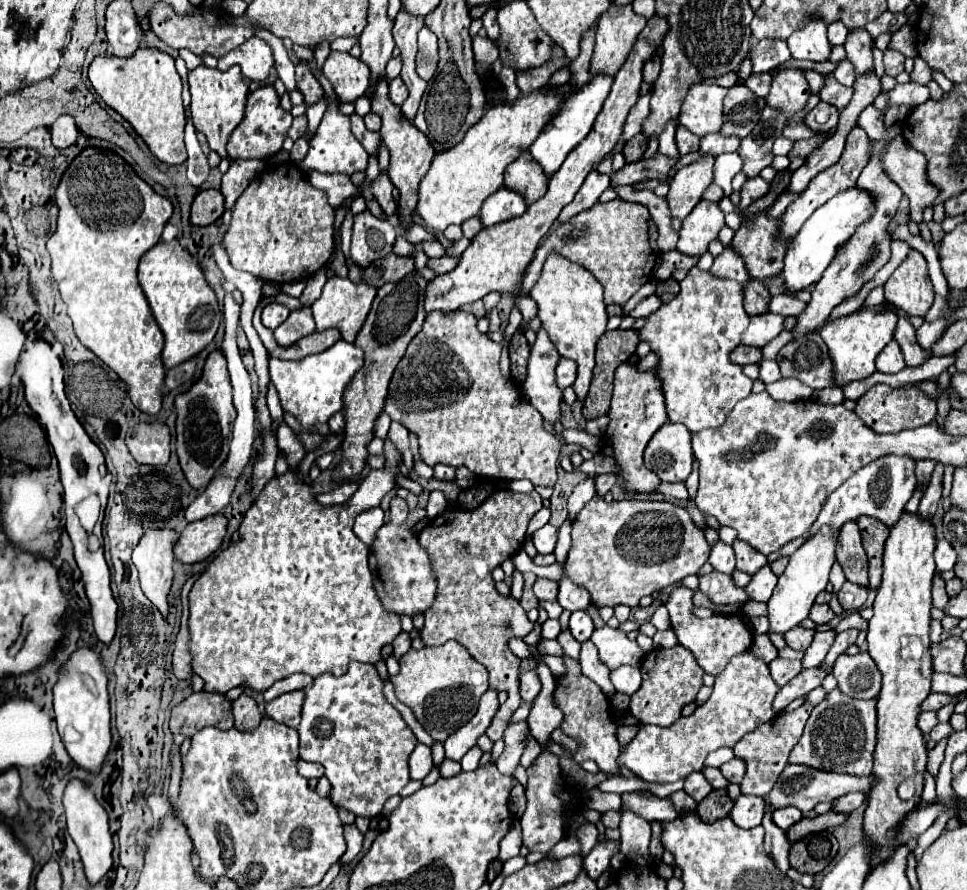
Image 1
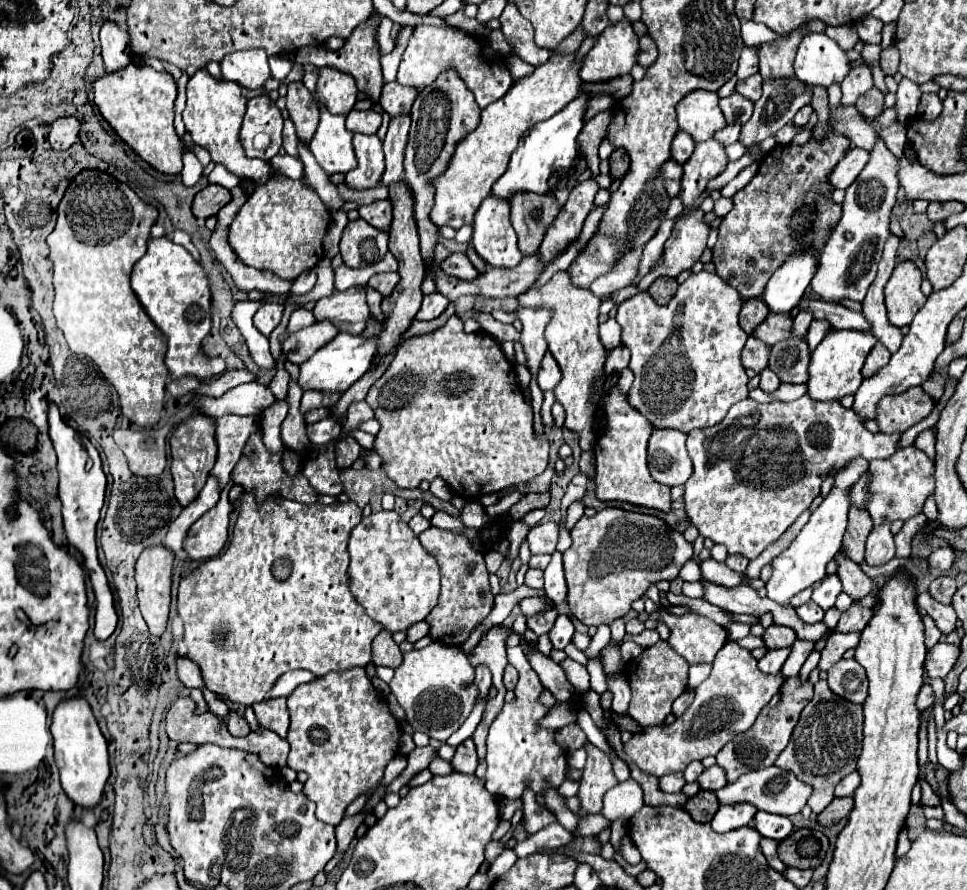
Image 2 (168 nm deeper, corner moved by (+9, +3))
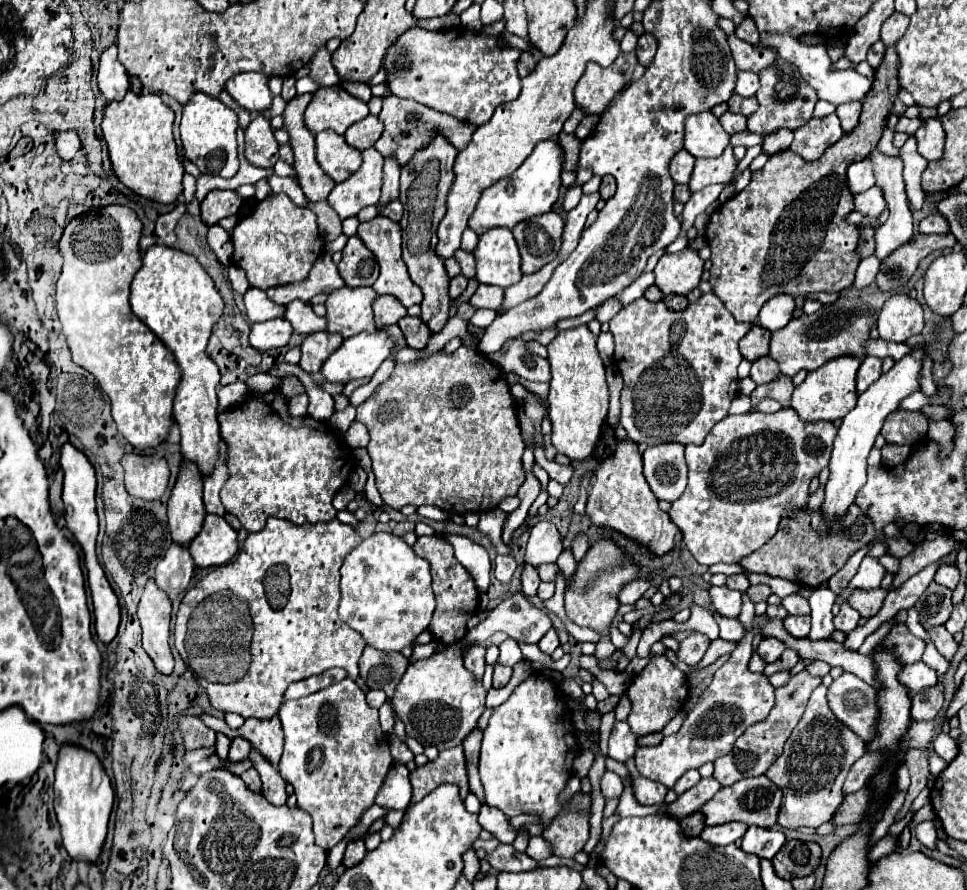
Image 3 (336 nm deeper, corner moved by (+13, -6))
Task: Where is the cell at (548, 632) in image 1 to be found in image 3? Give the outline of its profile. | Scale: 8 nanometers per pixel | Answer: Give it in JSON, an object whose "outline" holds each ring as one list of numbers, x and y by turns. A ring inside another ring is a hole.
{"outline":[[518,590,510,598,502,600,484,622,480,622,476,628,468,630,468,634,464,638,482,644,488,636,502,630,518,642,538,644,540,638,550,628,552,628,552,622,548,618,548,614,544,610,532,606,528,602,528,598]]}

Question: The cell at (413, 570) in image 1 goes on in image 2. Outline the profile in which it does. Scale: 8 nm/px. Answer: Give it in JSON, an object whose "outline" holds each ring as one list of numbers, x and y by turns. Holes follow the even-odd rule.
{"outline":[[380,511,364,517,360,525,352,529,348,553,350,593,384,631,406,631,410,625,424,621,436,607,440,593,438,563,420,545,414,531,400,521,396,511]]}

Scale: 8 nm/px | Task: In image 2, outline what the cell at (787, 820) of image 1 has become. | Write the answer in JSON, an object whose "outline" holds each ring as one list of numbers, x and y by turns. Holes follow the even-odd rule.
{"outline":[[764,811,756,813,754,829,762,837,768,837,768,839,774,839,774,841,782,841,782,839,786,839,794,831,794,827,792,827,788,817,774,815,774,813,764,813]]}

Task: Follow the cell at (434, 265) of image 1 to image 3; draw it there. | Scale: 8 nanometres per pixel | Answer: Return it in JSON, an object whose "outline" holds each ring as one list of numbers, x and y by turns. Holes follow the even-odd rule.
{"outline":[[462,274,454,276,454,278,450,280,450,298,452,298,452,300,456,300,456,298,464,292,466,284,468,284,468,280,466,280]]}

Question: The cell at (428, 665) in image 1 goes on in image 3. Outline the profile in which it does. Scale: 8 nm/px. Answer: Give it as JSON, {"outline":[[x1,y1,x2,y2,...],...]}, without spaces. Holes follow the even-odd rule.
{"outline":[[460,644,448,646,446,652,408,664,396,686,392,706,398,718,406,724,406,734,416,738,422,746,436,746,438,750,460,746,472,728,476,728,476,722,484,712,486,690,482,688,482,682,464,668,458,648]]}

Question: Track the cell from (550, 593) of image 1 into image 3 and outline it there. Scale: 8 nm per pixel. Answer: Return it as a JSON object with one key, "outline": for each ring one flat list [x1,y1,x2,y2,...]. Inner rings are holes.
{"outline":[[526,564,524,566,524,572,522,572,522,592,526,596,536,596,538,584,540,584,540,578,536,574,536,568,530,566,530,564]]}

